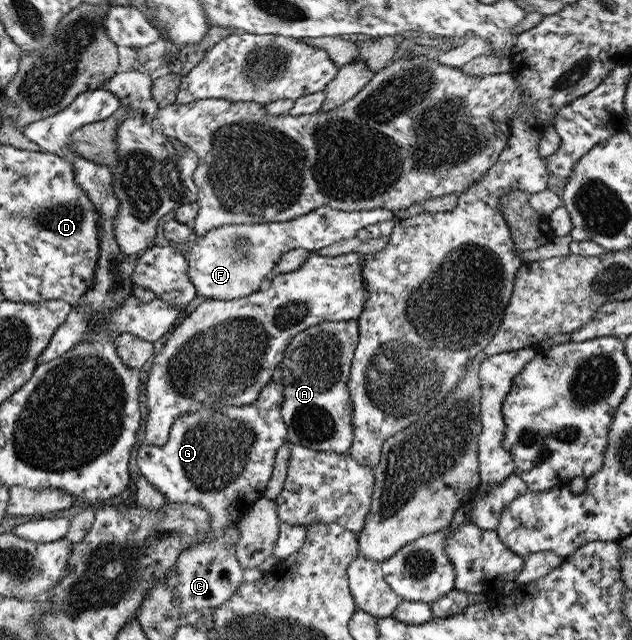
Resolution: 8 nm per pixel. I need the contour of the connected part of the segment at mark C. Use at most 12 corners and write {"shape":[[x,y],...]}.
{"shape":[[239,530],[177,559],[178,614],[190,621],[244,582]]}

